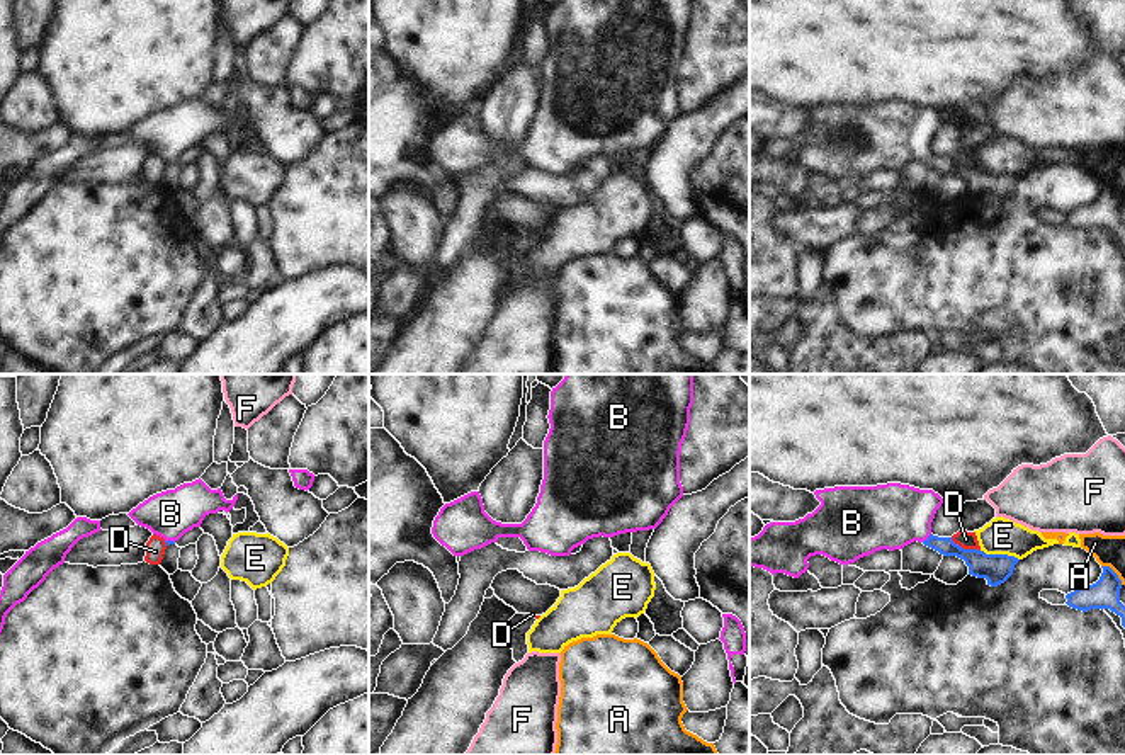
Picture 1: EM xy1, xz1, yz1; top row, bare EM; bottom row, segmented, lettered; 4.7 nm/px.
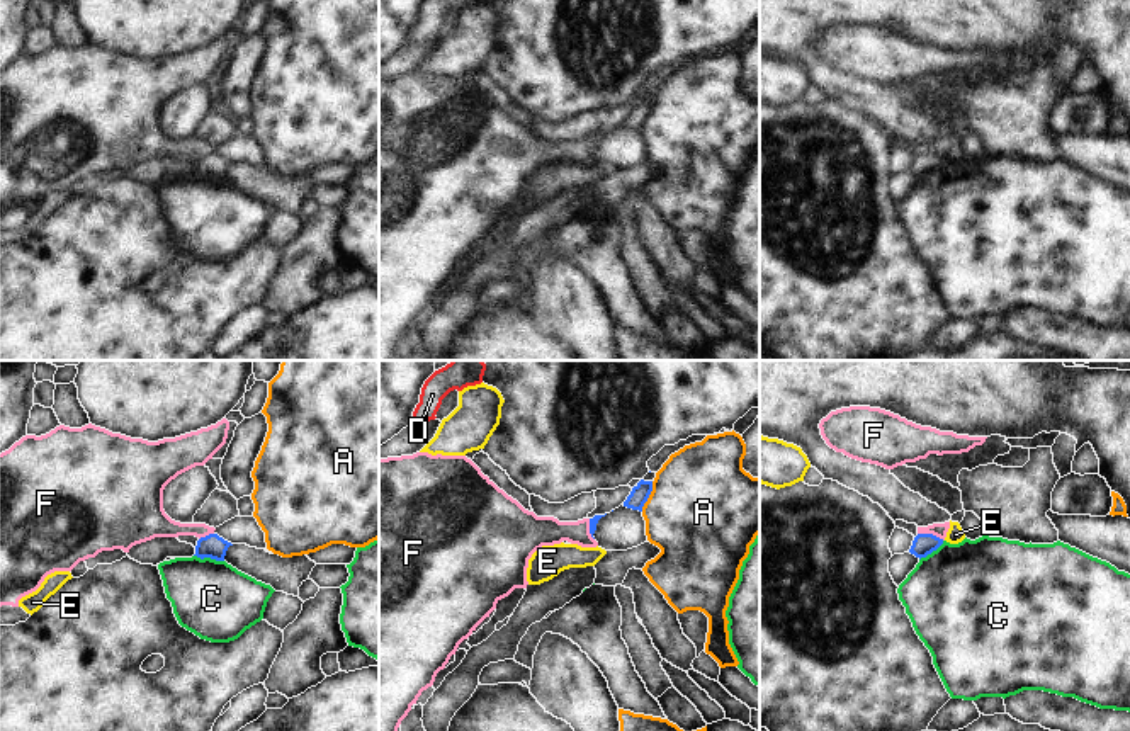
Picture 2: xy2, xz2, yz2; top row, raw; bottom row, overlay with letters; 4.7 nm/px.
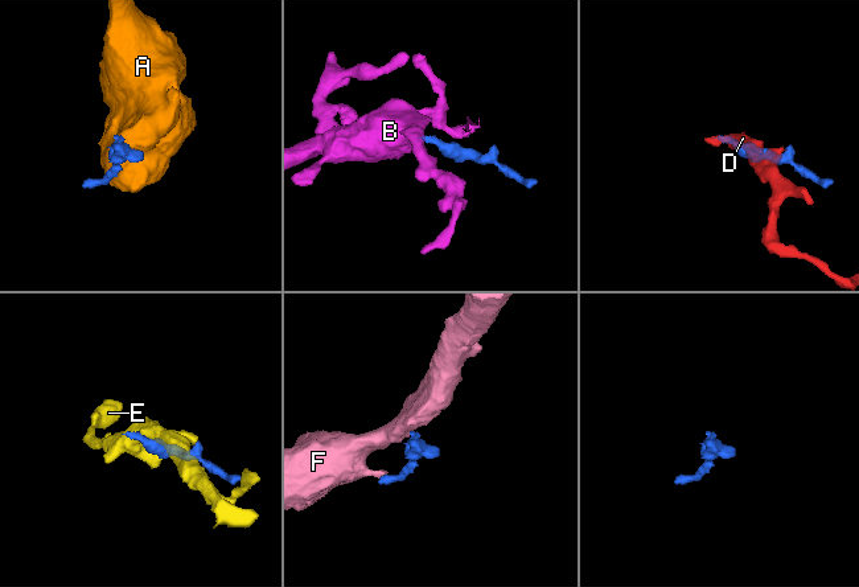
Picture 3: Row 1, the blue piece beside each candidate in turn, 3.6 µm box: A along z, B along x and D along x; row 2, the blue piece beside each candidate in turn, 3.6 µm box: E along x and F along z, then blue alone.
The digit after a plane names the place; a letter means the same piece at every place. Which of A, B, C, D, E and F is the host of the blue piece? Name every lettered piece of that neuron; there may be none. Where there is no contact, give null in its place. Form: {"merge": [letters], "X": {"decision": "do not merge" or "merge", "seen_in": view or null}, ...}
{"merge": ["B"], "A": {"decision": "do not merge", "seen_in": "xz2"}, "B": {"decision": "merge", "seen_in": "yz1"}, "C": {"decision": "do not merge", "seen_in": "xy2"}, "D": {"decision": "do not merge", "seen_in": "yz1"}, "E": {"decision": "do not merge", "seen_in": "yz1"}, "F": {"decision": "do not merge", "seen_in": "yz2"}}

